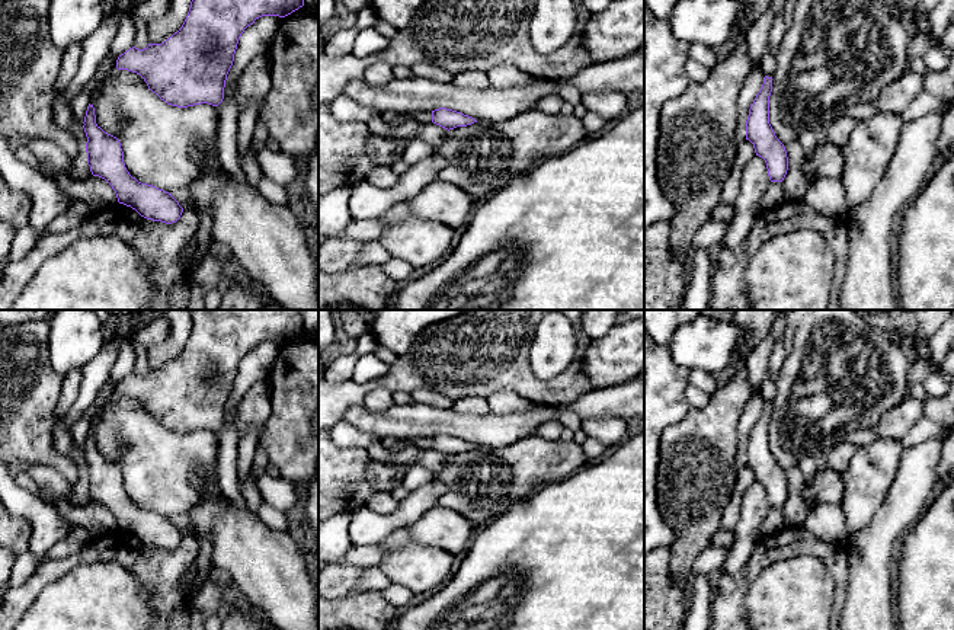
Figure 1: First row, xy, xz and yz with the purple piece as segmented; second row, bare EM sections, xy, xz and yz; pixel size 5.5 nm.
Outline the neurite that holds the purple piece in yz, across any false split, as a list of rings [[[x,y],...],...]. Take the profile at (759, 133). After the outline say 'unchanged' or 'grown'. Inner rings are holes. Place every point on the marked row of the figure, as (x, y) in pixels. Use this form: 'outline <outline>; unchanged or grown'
outline [[[765,76],[763,84],[749,109],[746,140],[753,144],[756,156],[766,163],[771,182],[782,182],[788,170],[788,157],[784,144],[777,138],[769,124],[769,96],[772,77]]]; unchanged

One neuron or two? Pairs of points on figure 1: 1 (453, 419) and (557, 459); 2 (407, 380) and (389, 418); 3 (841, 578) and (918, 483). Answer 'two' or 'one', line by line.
1: two
2: two
3: two

